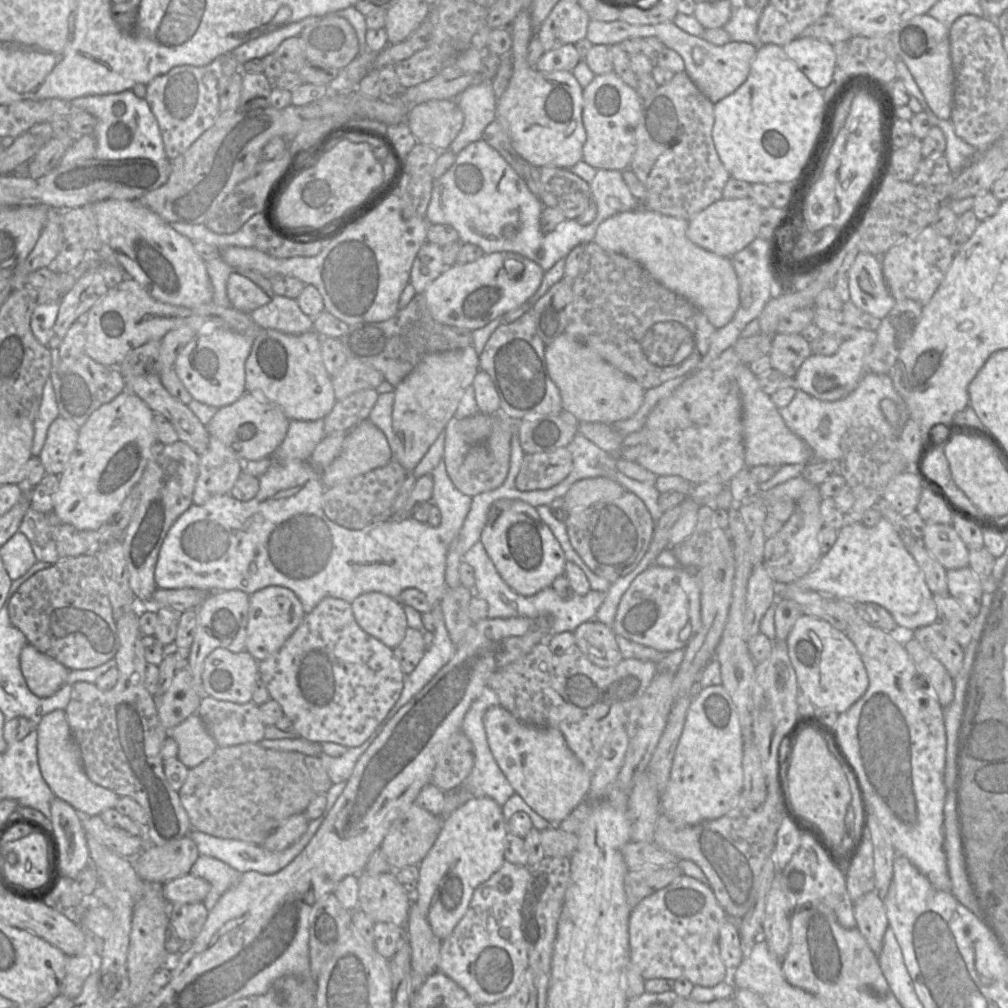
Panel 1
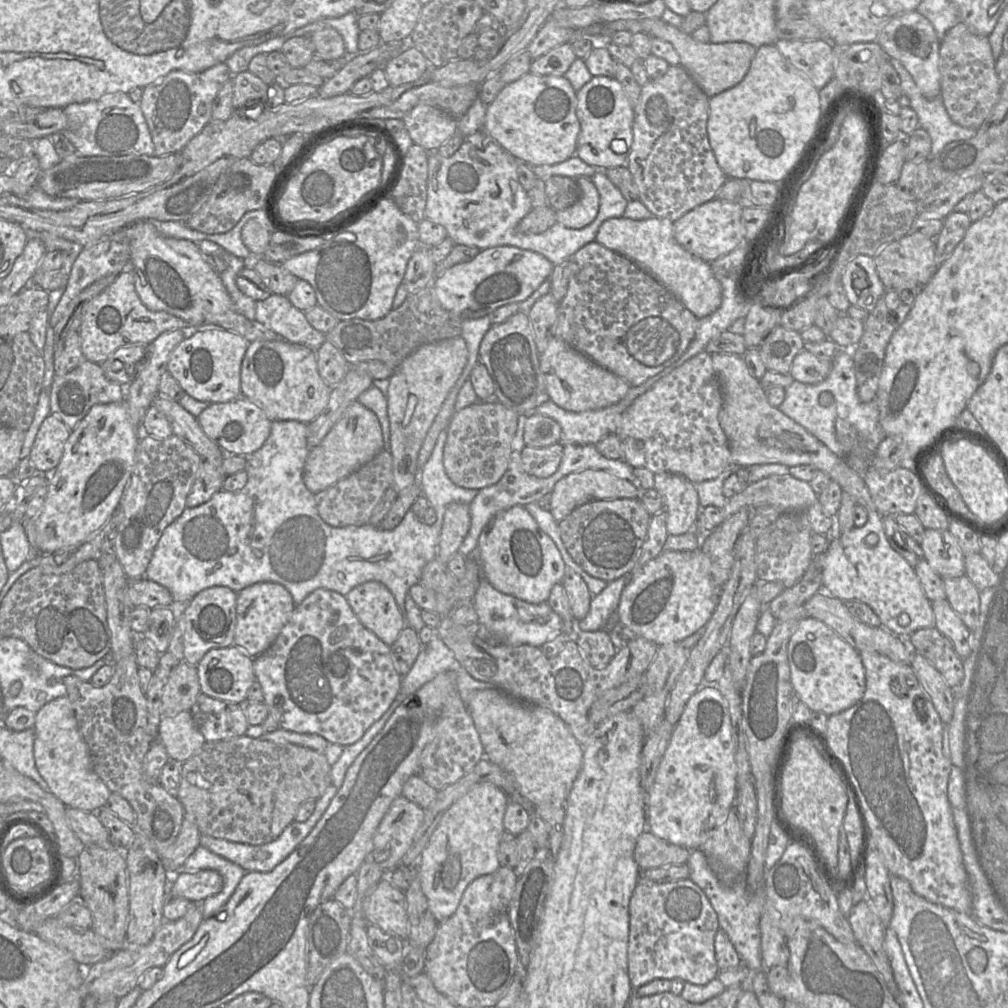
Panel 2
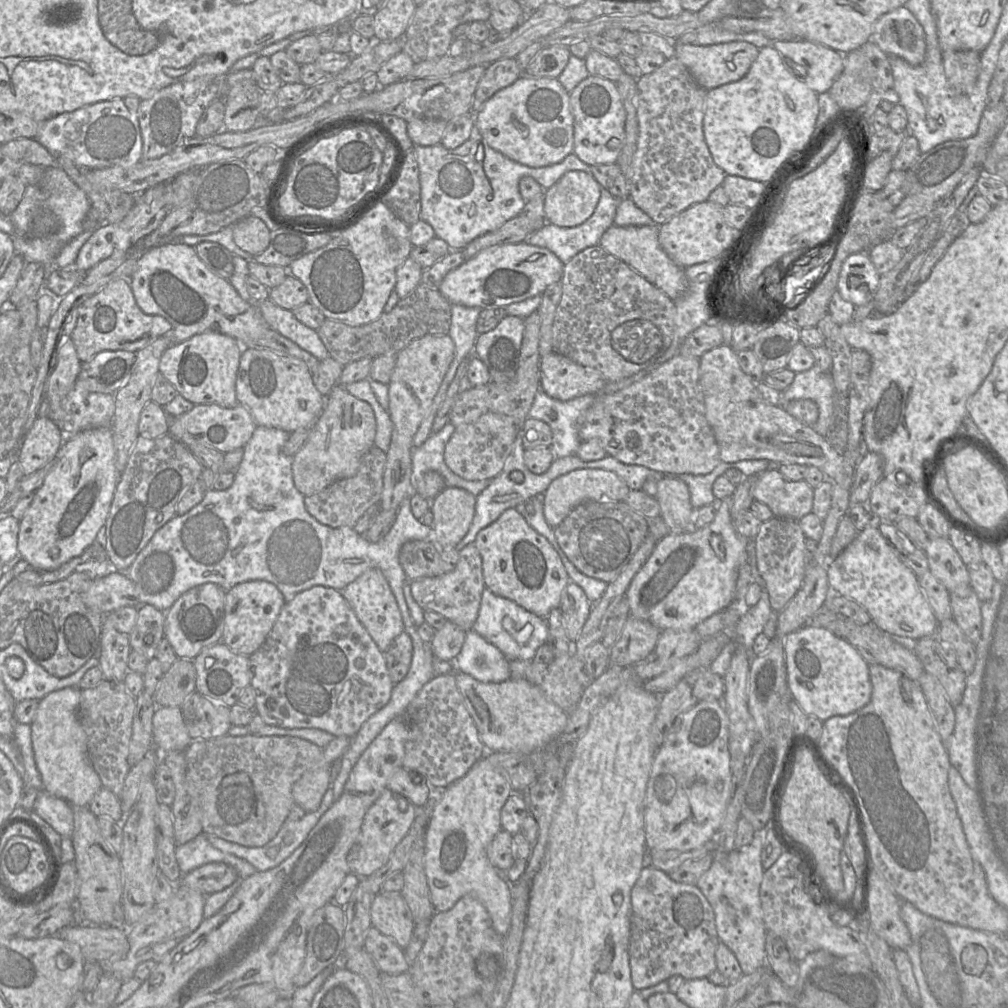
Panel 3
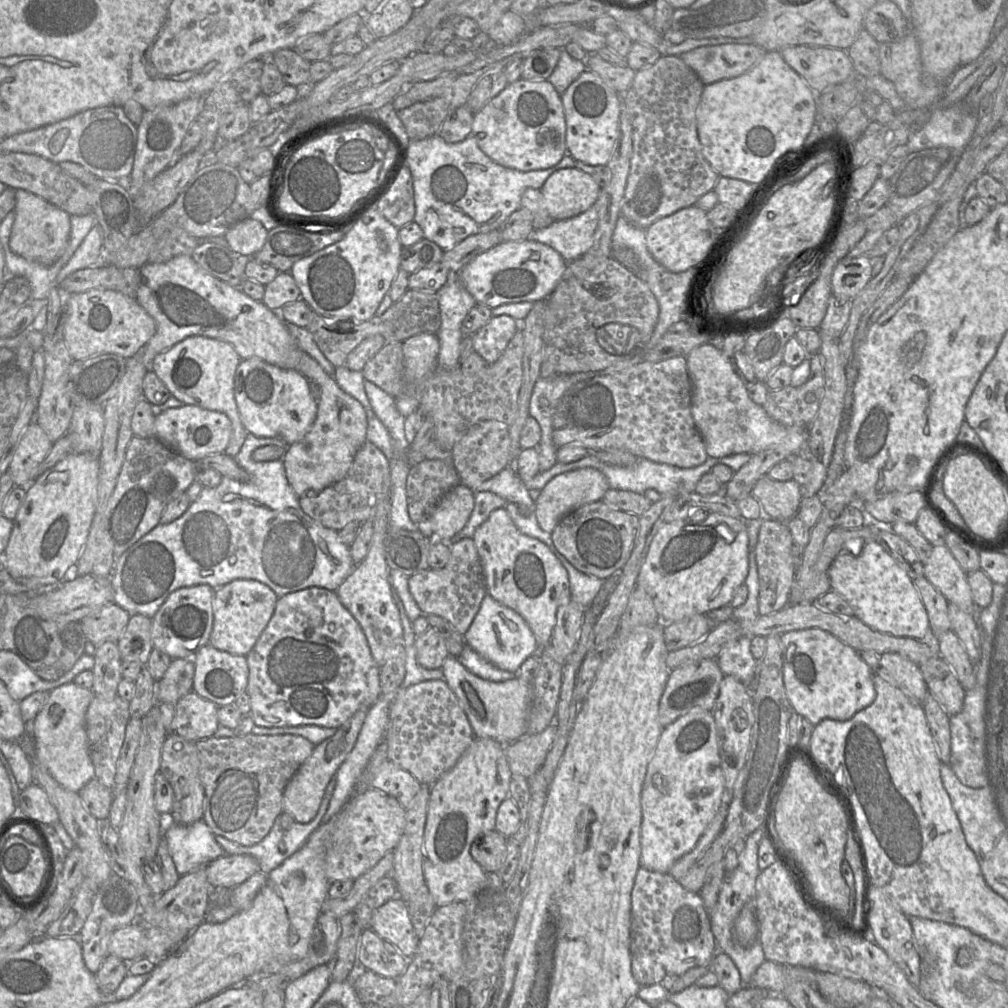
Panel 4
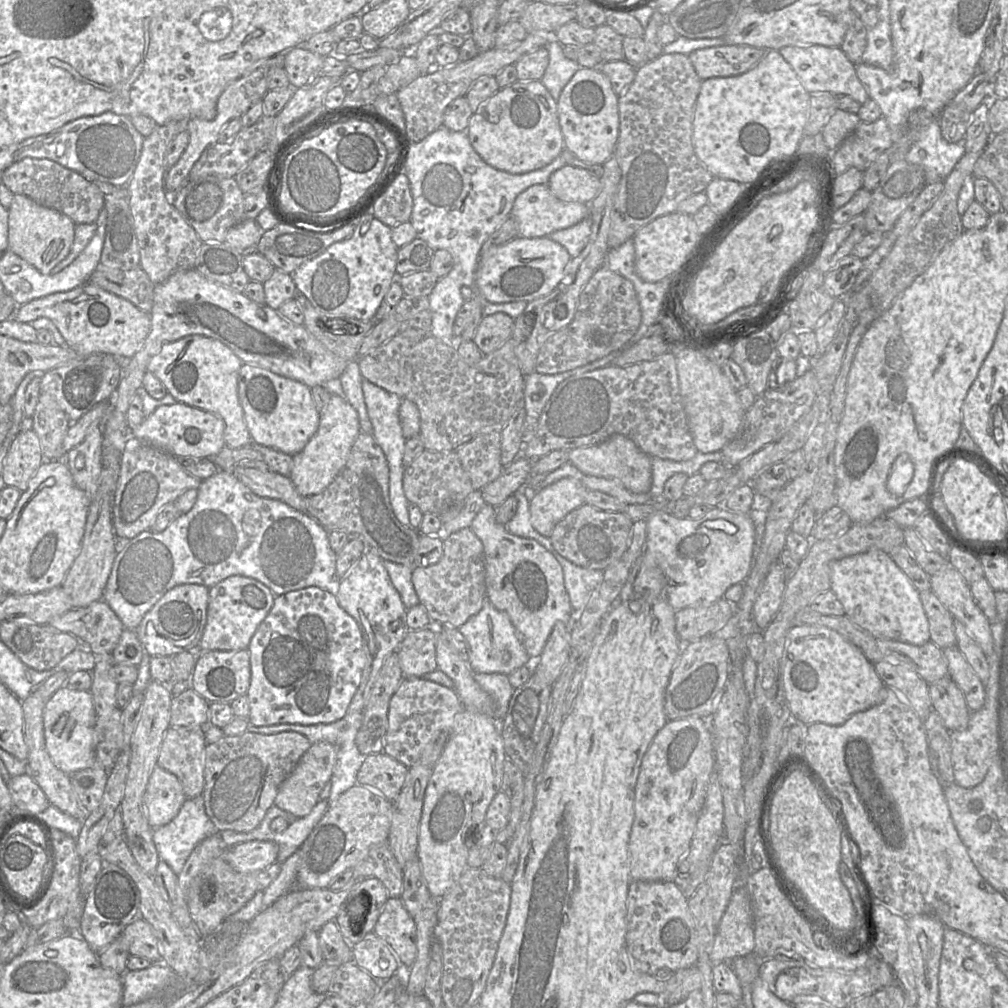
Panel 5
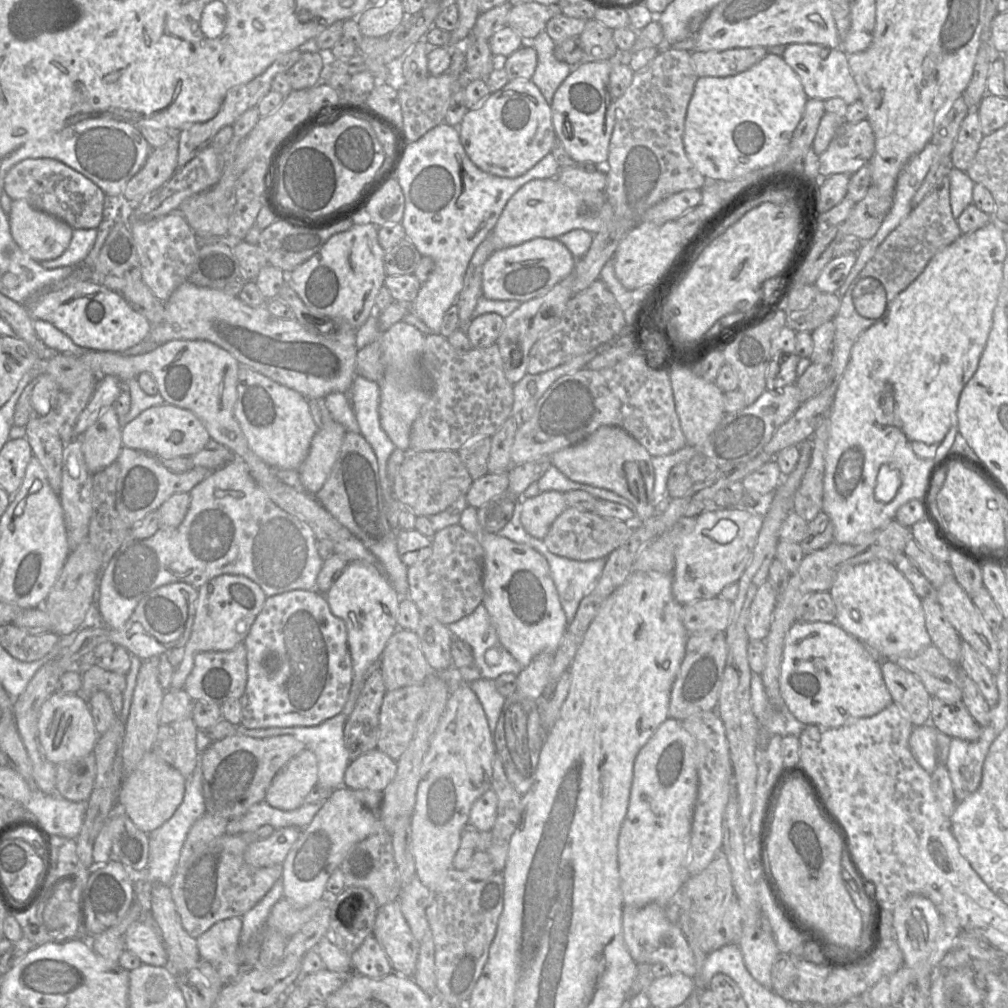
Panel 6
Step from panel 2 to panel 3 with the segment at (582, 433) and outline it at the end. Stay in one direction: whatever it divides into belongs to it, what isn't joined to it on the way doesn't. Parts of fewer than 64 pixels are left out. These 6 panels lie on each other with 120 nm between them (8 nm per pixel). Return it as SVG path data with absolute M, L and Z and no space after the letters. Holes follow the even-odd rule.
M539 389L528 412L528 418L547 423L552 431L550 448L554 458L573 455L582 443L579 428L584 413L593 404L595 395L587 394L568 401L548 396Z

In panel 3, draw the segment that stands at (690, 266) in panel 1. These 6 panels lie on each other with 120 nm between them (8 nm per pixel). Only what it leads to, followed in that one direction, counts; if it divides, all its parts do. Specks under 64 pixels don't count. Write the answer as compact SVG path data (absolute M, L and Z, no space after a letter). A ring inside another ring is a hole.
M612 225L601 236L599 245L662 290L671 300L677 300L687 291L688 283L684 271L685 268L676 265L661 247L659 242L659 225Z

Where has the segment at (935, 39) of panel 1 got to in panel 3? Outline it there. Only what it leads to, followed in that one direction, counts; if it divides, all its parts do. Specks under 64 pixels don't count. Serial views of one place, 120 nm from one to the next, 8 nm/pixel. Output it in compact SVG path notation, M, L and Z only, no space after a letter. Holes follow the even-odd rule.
M904 6L877 19L871 40L887 55L898 56L912 66L920 65L925 59L924 29Z

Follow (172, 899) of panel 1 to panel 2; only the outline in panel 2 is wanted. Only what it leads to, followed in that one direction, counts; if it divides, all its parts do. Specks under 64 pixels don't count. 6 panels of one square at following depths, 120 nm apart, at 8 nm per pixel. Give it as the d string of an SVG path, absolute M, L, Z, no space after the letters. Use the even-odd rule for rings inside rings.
M180 870L171 877L170 885L177 895L200 904L221 891L223 879L215 870L200 870L193 874Z

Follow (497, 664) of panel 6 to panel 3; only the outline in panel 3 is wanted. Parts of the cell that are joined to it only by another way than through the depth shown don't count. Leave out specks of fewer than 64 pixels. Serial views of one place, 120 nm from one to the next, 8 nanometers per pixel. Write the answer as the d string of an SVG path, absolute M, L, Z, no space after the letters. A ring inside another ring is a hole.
M486 587L472 630L496 646L509 661L532 660L537 649L548 641L546 618L529 612L512 600L495 595Z

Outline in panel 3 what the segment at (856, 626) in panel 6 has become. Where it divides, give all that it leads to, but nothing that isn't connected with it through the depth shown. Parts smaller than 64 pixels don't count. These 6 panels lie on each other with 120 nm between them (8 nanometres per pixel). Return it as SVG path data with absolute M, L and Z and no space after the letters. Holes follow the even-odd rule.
M874 514L868 526L833 560L827 563L831 595L853 599L870 615L871 623L890 636L918 640L936 636L939 621L922 590L918 577L886 543L879 531L881 519Z

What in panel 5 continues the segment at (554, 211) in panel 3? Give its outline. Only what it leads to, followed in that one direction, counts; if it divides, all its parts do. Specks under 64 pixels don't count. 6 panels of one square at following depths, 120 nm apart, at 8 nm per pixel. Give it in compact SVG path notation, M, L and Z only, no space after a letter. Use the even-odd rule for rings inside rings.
M566 164L550 175L547 185L561 201L590 204L600 190L600 177Z

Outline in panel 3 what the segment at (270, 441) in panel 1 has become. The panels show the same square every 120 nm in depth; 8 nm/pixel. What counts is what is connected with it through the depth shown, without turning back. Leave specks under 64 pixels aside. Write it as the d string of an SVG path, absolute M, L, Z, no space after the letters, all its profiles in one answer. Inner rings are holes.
M203 403L195 405L186 413L169 418L169 433L185 446L208 445L223 454L244 447L257 426L248 408L240 403L230 408Z

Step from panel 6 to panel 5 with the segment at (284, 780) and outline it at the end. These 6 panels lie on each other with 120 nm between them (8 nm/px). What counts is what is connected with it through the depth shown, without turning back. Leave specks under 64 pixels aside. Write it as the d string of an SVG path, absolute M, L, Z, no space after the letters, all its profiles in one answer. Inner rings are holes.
M329 742L312 744L280 786L274 800L274 806L290 813L294 818L308 815L319 801L324 785L331 779L337 758L337 747Z

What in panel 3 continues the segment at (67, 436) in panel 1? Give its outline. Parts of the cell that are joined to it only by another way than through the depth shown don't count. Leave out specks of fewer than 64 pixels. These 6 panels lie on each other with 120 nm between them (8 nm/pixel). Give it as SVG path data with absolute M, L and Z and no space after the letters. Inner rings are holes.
M48 416L37 418L27 434L19 459L24 474L30 475L55 460L67 439L62 429Z

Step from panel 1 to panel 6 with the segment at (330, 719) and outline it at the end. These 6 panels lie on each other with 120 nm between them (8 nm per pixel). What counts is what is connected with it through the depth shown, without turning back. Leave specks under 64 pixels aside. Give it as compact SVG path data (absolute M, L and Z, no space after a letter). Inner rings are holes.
M292 590L267 597L244 640L247 650L247 684L240 698L241 725L248 729L316 726L342 712L353 680L353 666L345 622L330 610L325 595Z

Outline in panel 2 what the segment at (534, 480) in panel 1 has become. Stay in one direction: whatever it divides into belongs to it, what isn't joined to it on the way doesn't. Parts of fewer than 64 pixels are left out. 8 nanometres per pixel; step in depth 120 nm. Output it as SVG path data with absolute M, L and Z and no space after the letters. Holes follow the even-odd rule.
M561 442L543 448L526 445L522 450L524 471L538 478L550 477L560 465L563 449Z

